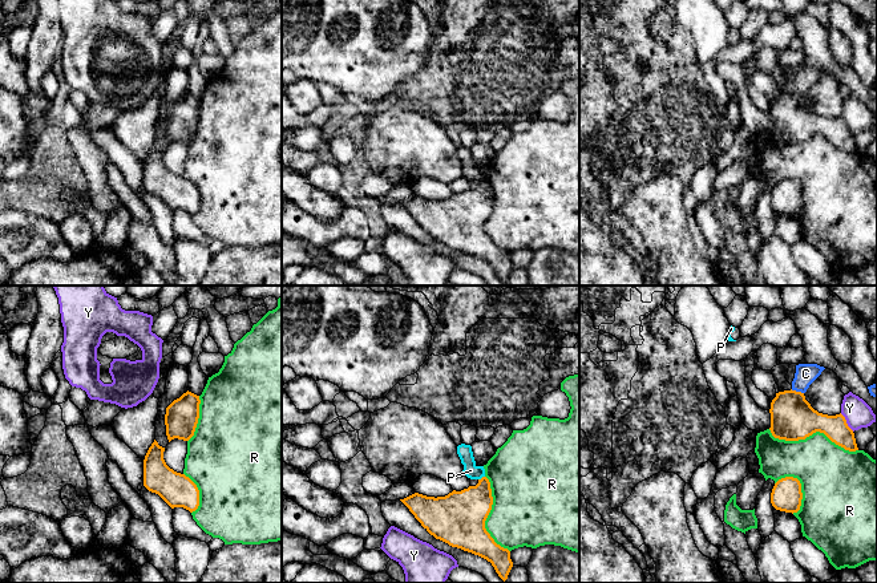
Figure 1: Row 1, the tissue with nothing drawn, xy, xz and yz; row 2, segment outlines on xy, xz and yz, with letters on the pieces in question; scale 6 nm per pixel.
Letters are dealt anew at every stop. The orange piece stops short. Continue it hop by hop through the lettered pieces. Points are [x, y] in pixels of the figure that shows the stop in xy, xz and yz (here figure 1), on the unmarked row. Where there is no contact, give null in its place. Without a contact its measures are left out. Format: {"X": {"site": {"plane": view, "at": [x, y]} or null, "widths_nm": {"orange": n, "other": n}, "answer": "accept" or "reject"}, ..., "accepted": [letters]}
{"C": {"site": {"plane": "yz", "at": [797, 94]}, "widths_nm": {"orange": 260, "other": 130}, "answer": "reject"}, "P": {"site": {"plane": "xz", "at": [483, 179]}, "widths_nm": {"orange": 280, "other": 90}, "answer": "reject"}, "R": {"site": {"plane": "yz", "at": [812, 136]}, "widths_nm": {"orange": 260, "other": 360}, "answer": "reject"}, "Y": {"site": {"plane": "yz", "at": [845, 125]}, "widths_nm": {"orange": 180, "other": 160}, "answer": "reject"}, "accepted": []}

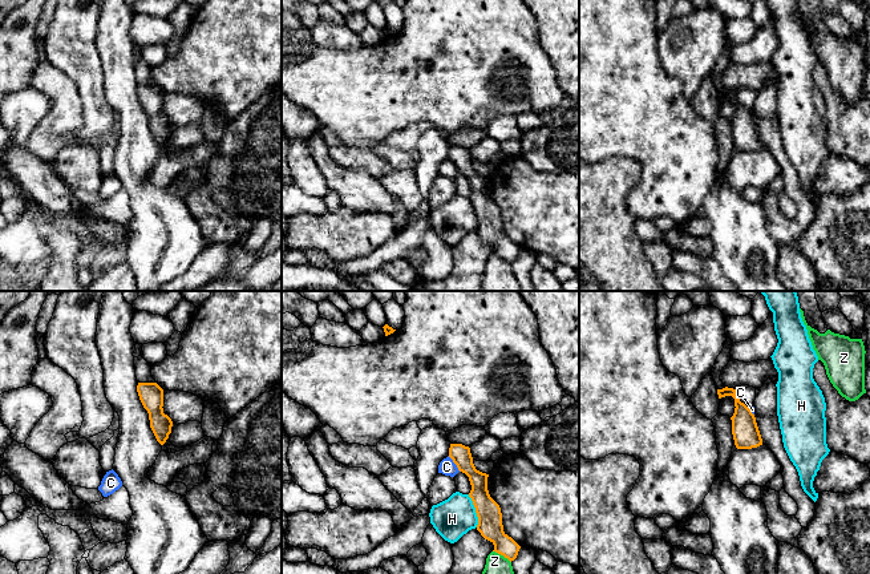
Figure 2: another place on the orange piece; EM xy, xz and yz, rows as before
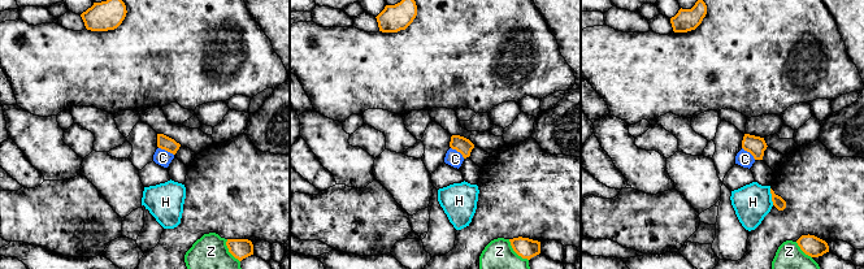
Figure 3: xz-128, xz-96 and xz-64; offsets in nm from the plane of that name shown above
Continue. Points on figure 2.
{"C": {"site": {"plane": "xz", "at": [454, 165]}, "widths_nm": {"orange": 120, "other": 100}, "answer": "reject"}, "H": {"site": {"plane": "xz", "at": [476, 213]}, "widths_nm": {"orange": 150, "other": 240}, "answer": "reject"}, "Z": {"site": {"plane": "xz", "at": [502, 257]}, "widths_nm": {"orange": 150, "other": 220}, "answer": "reject"}, "accepted": []}

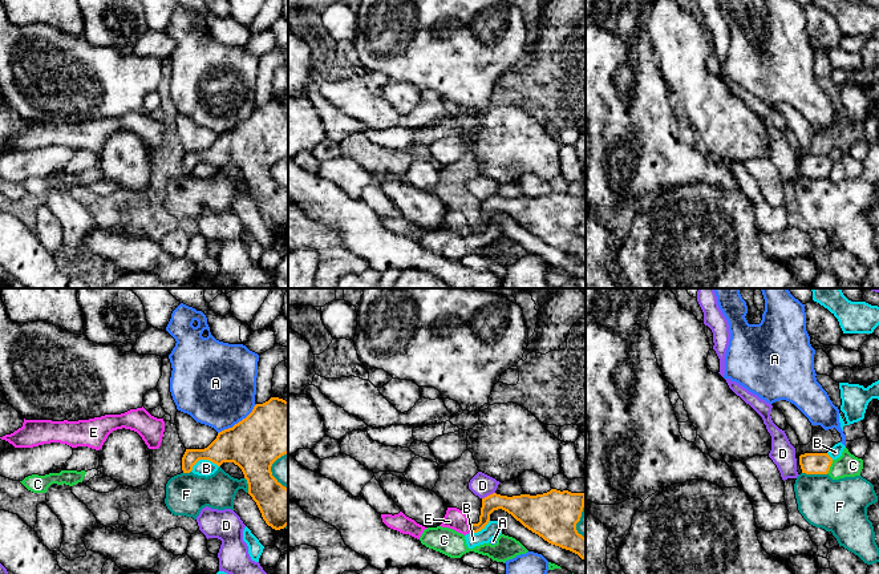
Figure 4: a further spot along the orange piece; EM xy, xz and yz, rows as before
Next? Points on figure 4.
{"A": {"site": {"plane": "xy", "at": [239, 124]}, "widths_nm": {"orange": 340, "other": 480}, "answer": "reject"}, "B": {"site": {"plane": "xy", "at": [203, 161]}, "widths_nm": {"orange": 240, "other": 100}, "answer": "reject"}, "C": {"site": {"plane": "yz", "at": [830, 168]}, "widths_nm": {"orange": 130, "other": 140}, "answer": "reject"}, "D": {"site": {"plane": "xz", "at": [487, 198]}, "widths_nm": {"orange": 170, "other": 140}, "answer": "reject"}, "E": {"site": {"plane": "xz", "at": [470, 230]}, "widths_nm": {"orange": 100, "other": 130}, "answer": "accept"}, "F": {"site": {"plane": "yz", "at": [814, 176]}, "widths_nm": {"orange": 130, "other": 320}, "answer": "reject"}, "accepted": ["E"]}

